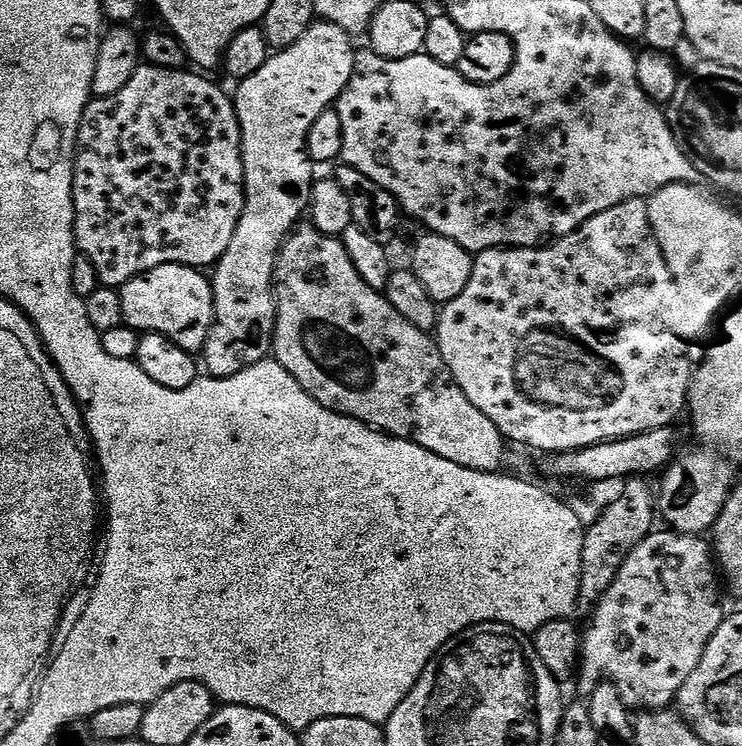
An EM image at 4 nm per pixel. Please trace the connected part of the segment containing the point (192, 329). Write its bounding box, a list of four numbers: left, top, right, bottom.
[119,264,215,354]

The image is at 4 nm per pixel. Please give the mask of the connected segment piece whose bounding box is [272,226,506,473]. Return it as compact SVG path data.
M311 226L304 227L293 231L285 240L276 254L276 269L272 271L272 286L276 297L276 331L272 337L272 347L276 361L295 378L298 386L302 386L302 390L306 390L306 394L310 394L310 398L317 400L323 408L328 408L339 416L353 416L358 422L376 429L377 432L385 432L387 436L414 442L422 446L422 450L430 450L430 454L446 458L446 462L458 462L458 466L475 472L499 473L504 464L504 435L498 430L498 426L494 426L494 422L490 422L490 418L486 418L486 414L482 414L482 410L473 406L470 398L466 398L466 394L462 394L460 387L454 383L442 354L436 349L435 339L429 333L418 330L418 326L410 326L410 322L406 322L406 318L402 318L402 314L398 314L398 310L390 306L385 296L362 282L358 270L354 270L350 262L350 254L346 254L343 243L337 237L324 236Z

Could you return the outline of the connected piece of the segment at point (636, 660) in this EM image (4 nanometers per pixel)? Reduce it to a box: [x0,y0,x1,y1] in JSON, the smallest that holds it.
[578,530,726,710]

